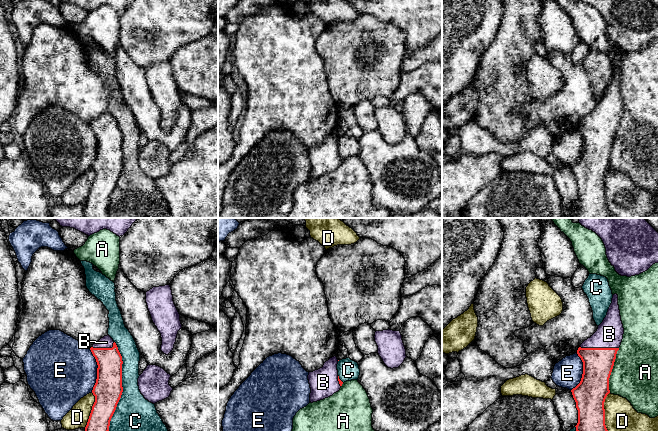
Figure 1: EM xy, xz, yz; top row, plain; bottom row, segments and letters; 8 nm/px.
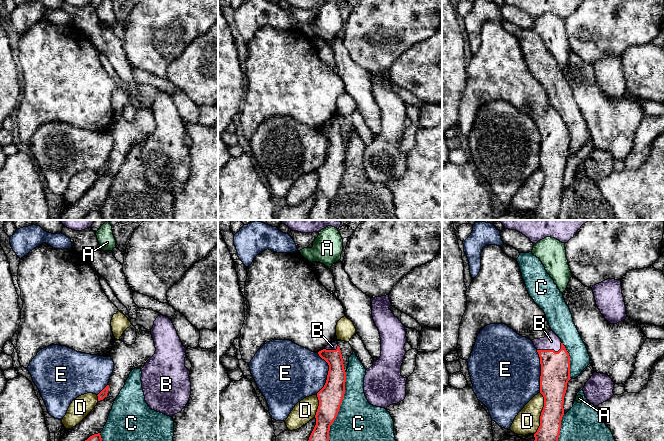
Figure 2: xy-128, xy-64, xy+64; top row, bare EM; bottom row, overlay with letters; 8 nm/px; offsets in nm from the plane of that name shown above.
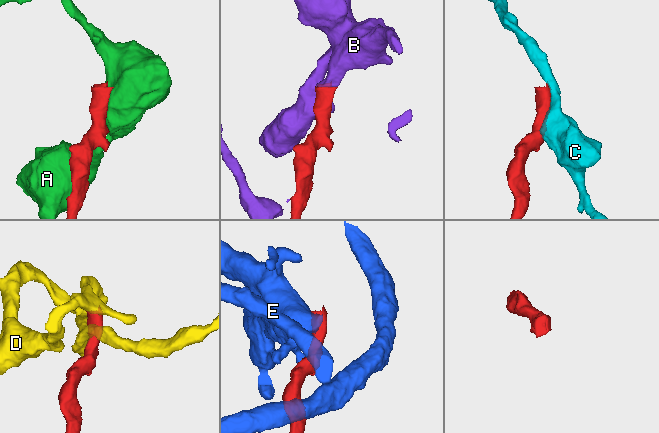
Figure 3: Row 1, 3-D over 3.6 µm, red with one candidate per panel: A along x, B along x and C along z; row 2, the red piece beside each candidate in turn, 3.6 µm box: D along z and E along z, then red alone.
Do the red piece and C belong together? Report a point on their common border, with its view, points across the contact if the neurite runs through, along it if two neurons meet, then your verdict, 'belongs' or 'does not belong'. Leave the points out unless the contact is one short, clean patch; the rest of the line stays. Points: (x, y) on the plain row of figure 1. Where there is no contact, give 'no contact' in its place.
xy (122, 167) | does not belong

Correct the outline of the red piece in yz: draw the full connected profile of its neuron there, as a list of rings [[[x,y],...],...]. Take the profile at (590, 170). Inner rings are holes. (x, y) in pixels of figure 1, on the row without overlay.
[[[618,71],[597,107],[577,126],[583,138],[580,159],[571,166],[578,186],[576,213],[569,218],[608,218],[611,214],[605,201],[604,178],[609,166],[609,154],[624,104],[618,81]]]

